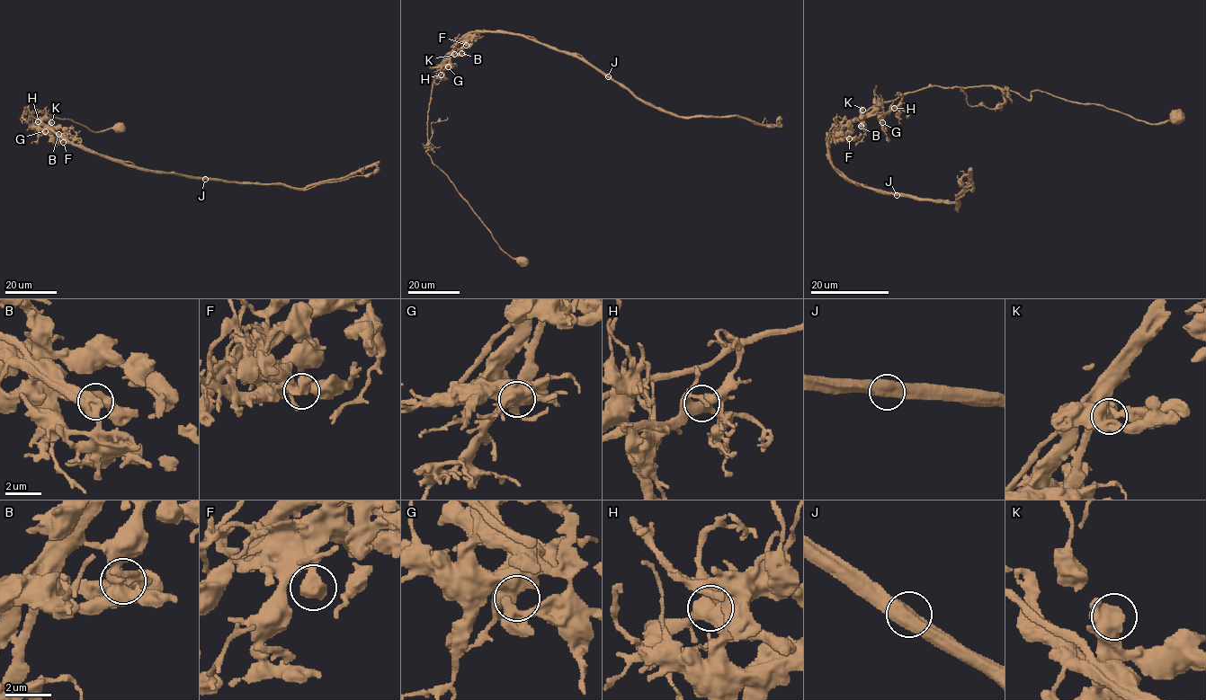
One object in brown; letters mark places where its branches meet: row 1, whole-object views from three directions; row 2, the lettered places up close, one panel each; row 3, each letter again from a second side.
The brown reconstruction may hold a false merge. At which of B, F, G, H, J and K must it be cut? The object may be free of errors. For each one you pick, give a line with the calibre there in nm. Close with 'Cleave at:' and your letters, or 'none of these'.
J: Thickness 600 nm
Cleave at: J

